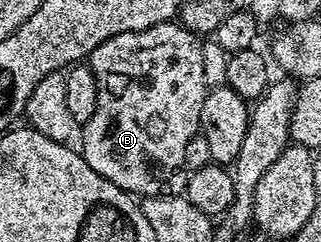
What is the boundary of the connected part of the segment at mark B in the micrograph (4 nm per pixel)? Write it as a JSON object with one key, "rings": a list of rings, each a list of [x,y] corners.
{"rings":[[[169,20],[145,31],[113,35],[93,50],[89,64],[97,79],[97,111],[82,126],[81,152],[97,175],[139,199],[177,196],[186,190],[189,174],[183,167],[185,147],[199,132],[201,103],[208,91],[202,67],[203,44],[191,30]]]}

